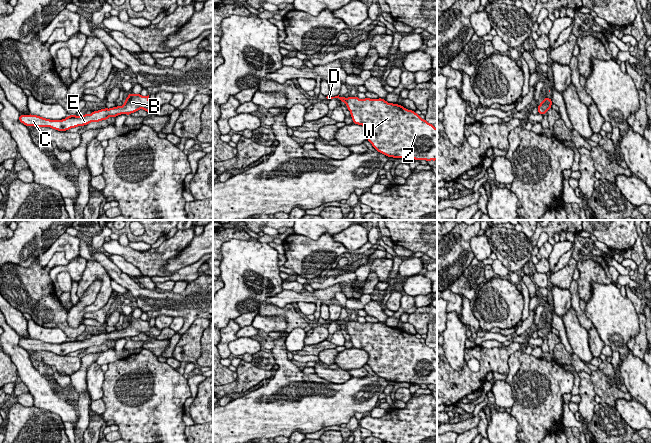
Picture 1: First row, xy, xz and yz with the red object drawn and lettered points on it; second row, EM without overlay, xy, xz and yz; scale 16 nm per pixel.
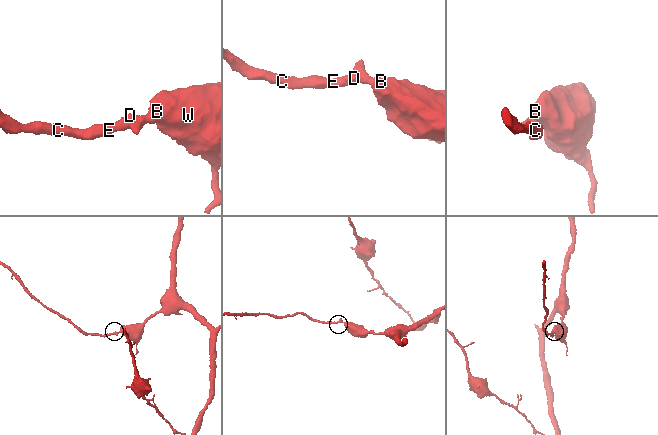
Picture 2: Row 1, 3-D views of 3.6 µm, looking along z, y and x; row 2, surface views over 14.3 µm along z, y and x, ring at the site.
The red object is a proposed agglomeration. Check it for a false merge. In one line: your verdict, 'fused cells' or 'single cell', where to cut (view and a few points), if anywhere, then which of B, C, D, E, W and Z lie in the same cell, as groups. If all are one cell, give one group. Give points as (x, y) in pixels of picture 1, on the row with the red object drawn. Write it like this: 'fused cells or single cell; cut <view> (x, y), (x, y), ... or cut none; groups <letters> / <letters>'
single cell; cut none; groups B C D E W Z

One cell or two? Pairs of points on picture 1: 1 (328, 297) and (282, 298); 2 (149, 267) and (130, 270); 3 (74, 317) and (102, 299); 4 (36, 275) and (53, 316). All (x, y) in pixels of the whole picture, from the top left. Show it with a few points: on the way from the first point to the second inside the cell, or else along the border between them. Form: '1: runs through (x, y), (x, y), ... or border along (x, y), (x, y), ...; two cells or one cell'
1: runs through (317, 297), (293, 297); one cell
2: border along (119, 255), (133, 264), (142, 274); two cells
3: border along (98, 291), (95, 300), (84, 308), (85, 312); two cells
4: runs through (36, 285), (36, 296), (44, 306); one cell

